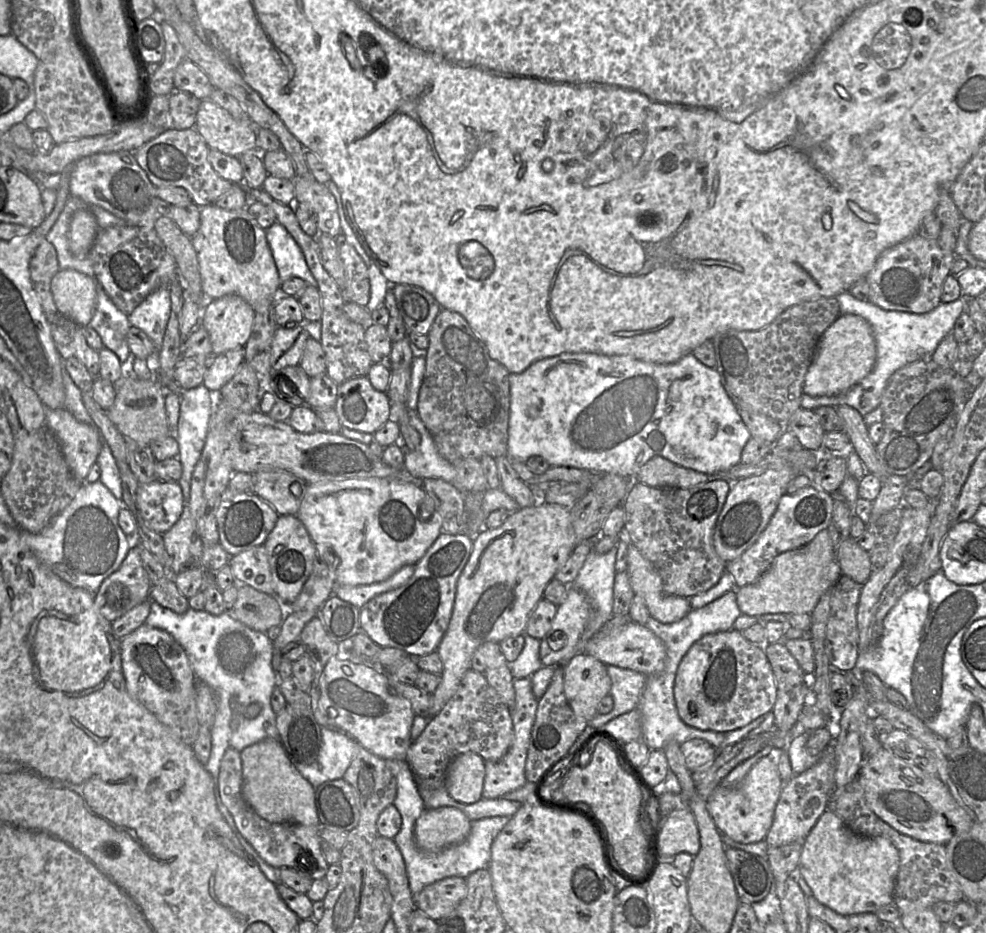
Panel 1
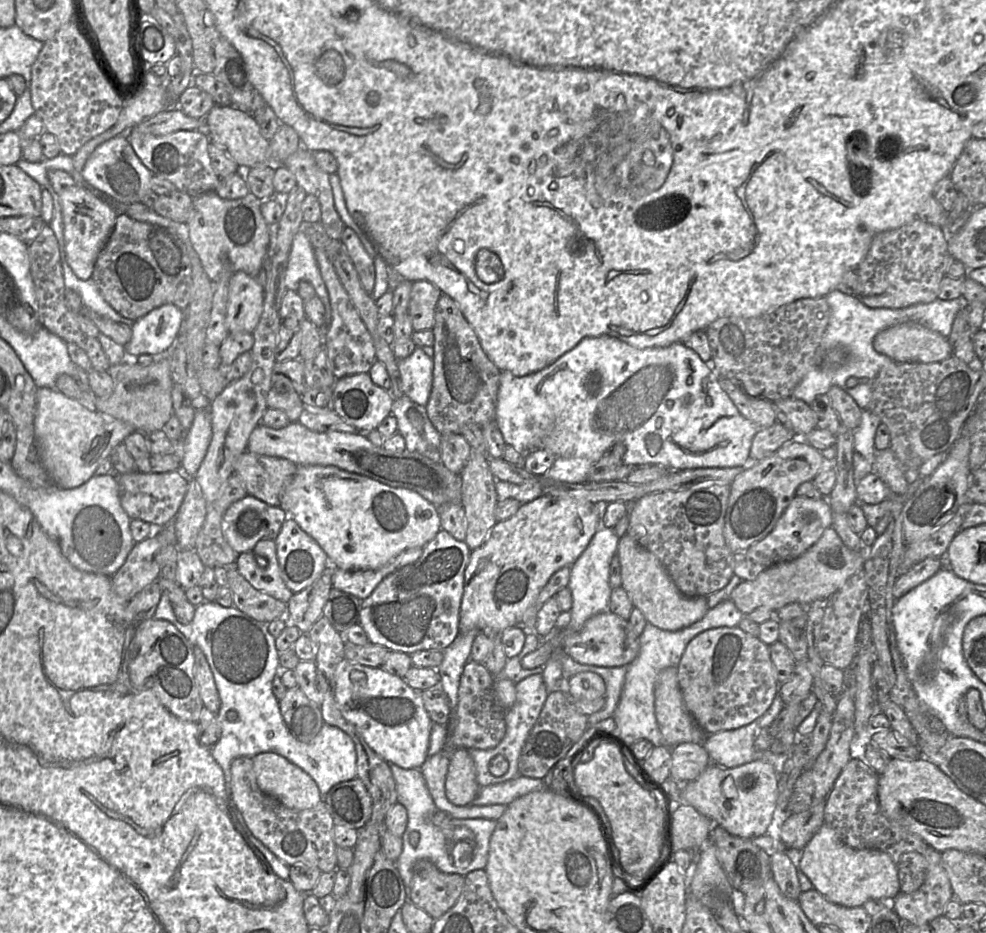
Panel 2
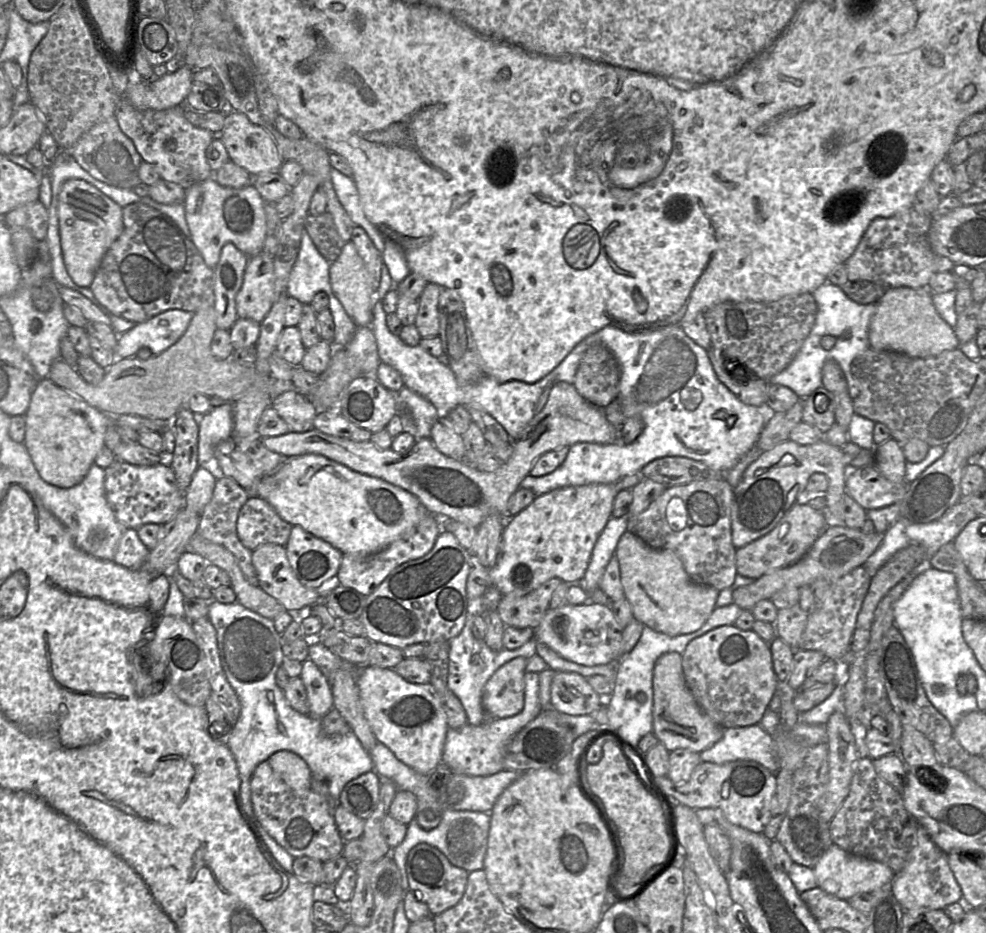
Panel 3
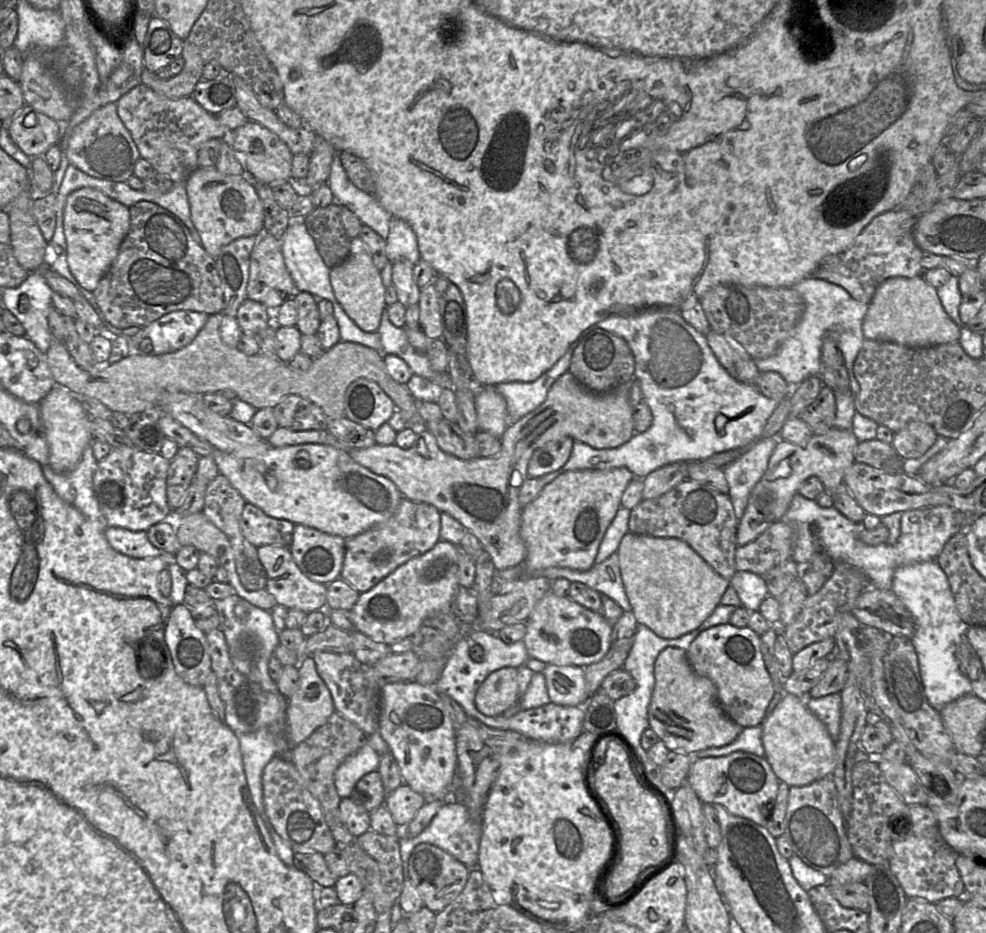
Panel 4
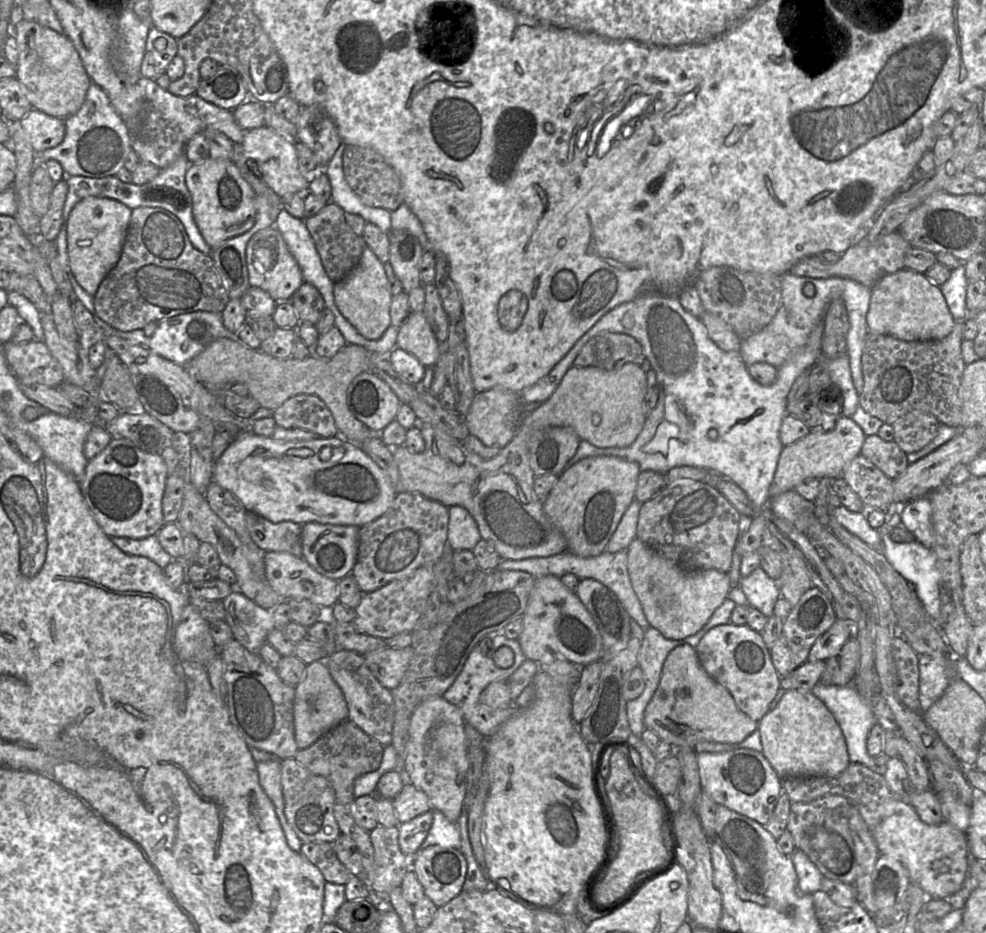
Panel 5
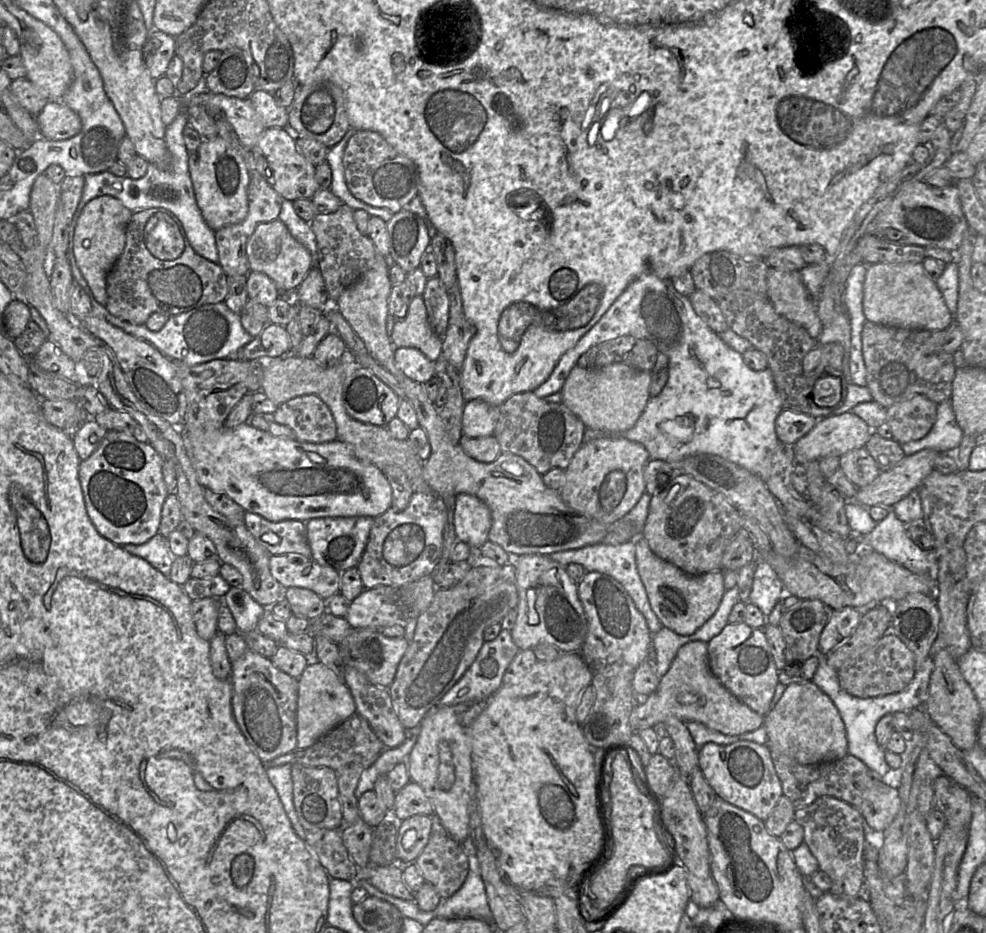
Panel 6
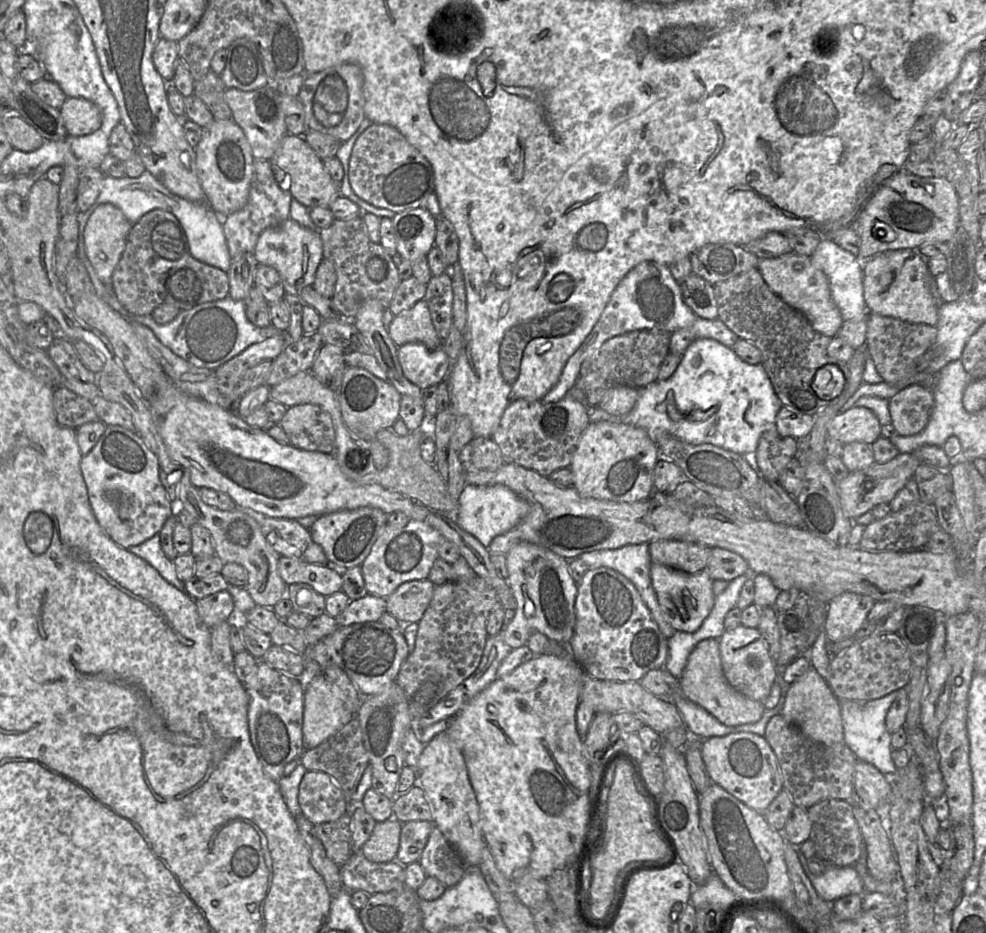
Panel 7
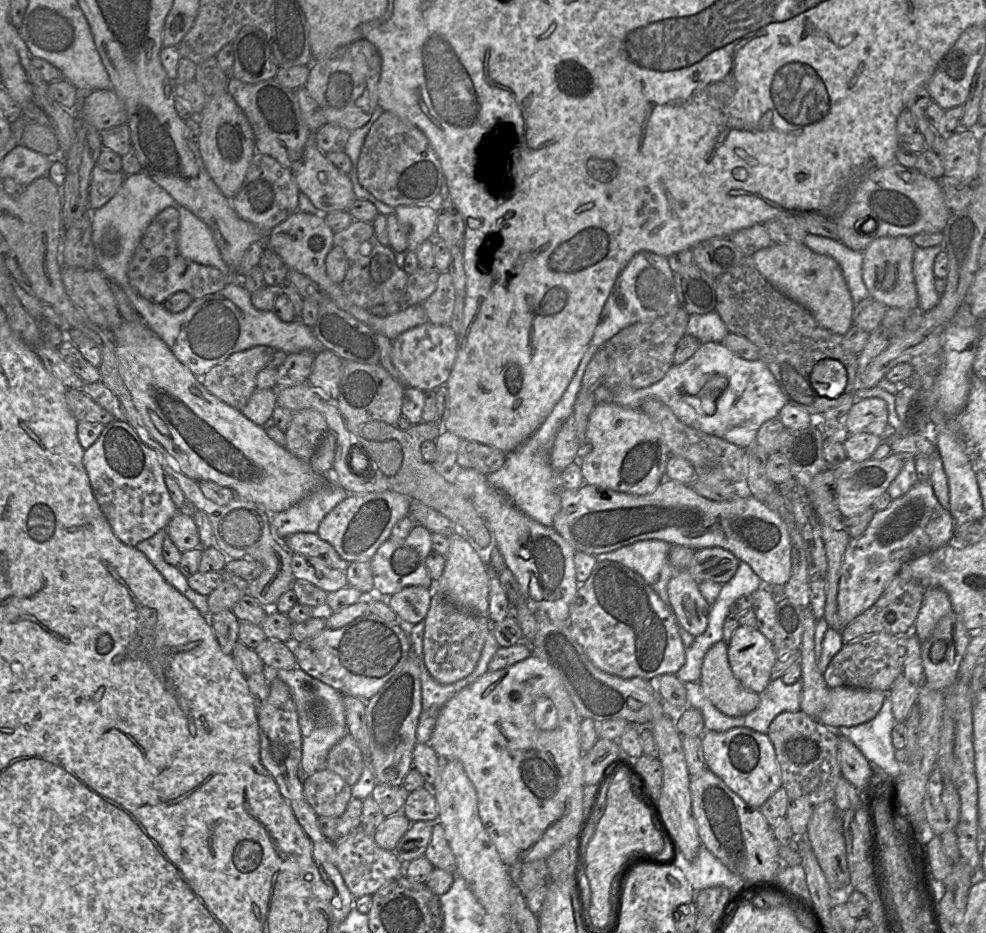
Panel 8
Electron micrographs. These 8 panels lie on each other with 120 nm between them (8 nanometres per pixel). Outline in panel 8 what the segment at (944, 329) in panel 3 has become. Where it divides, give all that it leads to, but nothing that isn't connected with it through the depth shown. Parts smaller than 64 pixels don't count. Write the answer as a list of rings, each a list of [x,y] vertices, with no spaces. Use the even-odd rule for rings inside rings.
[[[907,236],[880,237],[863,252],[862,278],[869,295],[887,308],[918,309],[918,294],[913,275],[915,246]]]

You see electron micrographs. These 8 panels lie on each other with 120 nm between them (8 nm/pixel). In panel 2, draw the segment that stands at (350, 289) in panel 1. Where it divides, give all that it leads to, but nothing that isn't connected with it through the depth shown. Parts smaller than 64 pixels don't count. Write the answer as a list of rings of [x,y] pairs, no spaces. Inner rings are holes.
[[[347,226],[344,228],[340,241],[353,261],[363,288],[371,296],[375,287],[376,275],[373,258],[368,254],[361,239],[352,228]]]

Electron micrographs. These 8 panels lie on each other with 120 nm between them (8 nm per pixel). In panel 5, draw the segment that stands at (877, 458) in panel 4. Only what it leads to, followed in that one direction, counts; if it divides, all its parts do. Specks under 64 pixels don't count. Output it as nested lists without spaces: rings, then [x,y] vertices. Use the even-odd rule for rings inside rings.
[[[878,434],[865,437],[860,454],[894,480],[907,469],[907,454],[894,440],[885,441]]]

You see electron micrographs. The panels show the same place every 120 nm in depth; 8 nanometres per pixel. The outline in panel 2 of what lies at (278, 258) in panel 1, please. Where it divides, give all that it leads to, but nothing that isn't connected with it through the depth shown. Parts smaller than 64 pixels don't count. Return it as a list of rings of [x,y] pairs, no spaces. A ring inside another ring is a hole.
[[[300,225],[300,230],[295,234],[291,250],[288,257],[285,271],[285,286],[287,290],[297,291],[299,282],[305,280],[310,282],[316,295],[321,299],[325,306],[325,325],[329,329],[332,321],[332,310],[329,294],[322,279],[313,246],[311,245],[306,233]]]

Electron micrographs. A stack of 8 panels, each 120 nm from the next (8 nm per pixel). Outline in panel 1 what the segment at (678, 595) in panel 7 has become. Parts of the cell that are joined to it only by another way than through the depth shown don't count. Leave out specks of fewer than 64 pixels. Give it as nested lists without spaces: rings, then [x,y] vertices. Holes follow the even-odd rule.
[[[629,543],[627,548],[627,573],[634,594],[643,598],[650,616],[659,622],[664,624],[677,622],[692,610],[689,598],[667,594],[663,590],[663,583],[659,573],[632,543]]]

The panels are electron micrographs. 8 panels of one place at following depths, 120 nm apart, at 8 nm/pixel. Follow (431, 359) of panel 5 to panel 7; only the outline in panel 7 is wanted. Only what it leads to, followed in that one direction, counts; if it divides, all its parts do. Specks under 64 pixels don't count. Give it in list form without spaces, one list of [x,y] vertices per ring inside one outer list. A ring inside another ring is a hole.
[[[424,299],[408,311],[394,316],[388,333],[397,347],[407,343],[421,343],[433,350],[441,347],[443,342],[434,328]]]

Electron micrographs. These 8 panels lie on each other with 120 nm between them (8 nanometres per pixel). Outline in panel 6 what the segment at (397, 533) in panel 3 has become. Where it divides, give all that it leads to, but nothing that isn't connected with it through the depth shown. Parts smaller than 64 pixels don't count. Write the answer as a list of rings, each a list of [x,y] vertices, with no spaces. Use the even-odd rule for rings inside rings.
[[[242,423],[234,428],[226,428],[224,426],[213,430],[211,432],[206,432],[200,439],[198,439],[198,441],[196,443],[188,443],[187,439],[185,438],[185,441],[187,443],[187,447],[188,447],[188,454],[192,463],[192,466],[195,470],[196,473],[196,478],[198,483],[203,486],[204,488],[209,488],[213,491],[217,491],[217,492],[221,492],[226,494],[230,499],[232,499],[234,502],[236,502],[237,504],[239,504],[245,511],[247,512],[251,512],[254,514],[258,514],[259,516],[265,518],[266,520],[269,520],[271,522],[280,522],[283,520],[299,520],[299,521],[303,521],[303,522],[307,522],[311,519],[316,519],[316,518],[326,518],[326,517],[331,517],[331,518],[335,518],[335,517],[360,517],[360,516],[367,516],[367,517],[372,517],[375,518],[377,516],[380,516],[381,514],[383,514],[386,510],[388,510],[391,505],[392,505],[392,489],[386,479],[386,477],[384,476],[383,472],[376,466],[371,465],[371,464],[365,464],[361,461],[359,461],[355,455],[353,454],[351,448],[344,442],[336,439],[332,442],[327,442],[327,443],[320,443],[320,444],[315,444],[315,443],[306,443],[306,442],[301,442],[297,439],[288,439],[288,438],[279,438],[276,436],[273,436],[272,434],[270,434],[268,431],[261,431],[258,430],[254,427],[252,427],[249,423]]]

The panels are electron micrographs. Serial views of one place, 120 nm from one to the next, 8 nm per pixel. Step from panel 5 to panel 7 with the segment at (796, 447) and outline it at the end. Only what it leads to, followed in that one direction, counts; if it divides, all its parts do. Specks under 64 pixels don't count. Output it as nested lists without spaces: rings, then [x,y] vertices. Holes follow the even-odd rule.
[[[856,407],[839,413],[828,425],[828,437],[843,445],[852,442],[873,444],[881,437],[881,424],[868,408]]]

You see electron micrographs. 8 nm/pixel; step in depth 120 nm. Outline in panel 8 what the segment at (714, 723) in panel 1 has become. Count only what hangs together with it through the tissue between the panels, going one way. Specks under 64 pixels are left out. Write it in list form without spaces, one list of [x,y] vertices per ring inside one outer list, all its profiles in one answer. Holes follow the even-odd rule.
[[[739,626],[727,644],[728,661],[734,676],[749,690],[760,694],[771,681],[771,670],[776,662],[772,643],[756,628]]]

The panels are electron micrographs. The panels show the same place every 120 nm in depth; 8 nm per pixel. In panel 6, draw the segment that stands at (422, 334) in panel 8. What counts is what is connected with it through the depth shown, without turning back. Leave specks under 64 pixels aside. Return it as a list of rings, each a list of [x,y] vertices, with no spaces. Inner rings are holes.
[[[415,348],[395,349],[396,366],[411,380],[425,384],[436,375],[436,365]]]

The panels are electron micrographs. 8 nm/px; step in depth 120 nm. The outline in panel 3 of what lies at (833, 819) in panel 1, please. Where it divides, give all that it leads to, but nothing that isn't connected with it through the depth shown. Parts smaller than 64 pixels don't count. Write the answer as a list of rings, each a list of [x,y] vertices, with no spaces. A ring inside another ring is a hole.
[[[834,843],[823,853],[813,867],[813,872],[819,888],[842,900],[848,900],[859,893],[872,893],[891,884],[896,875],[886,864],[849,853]]]

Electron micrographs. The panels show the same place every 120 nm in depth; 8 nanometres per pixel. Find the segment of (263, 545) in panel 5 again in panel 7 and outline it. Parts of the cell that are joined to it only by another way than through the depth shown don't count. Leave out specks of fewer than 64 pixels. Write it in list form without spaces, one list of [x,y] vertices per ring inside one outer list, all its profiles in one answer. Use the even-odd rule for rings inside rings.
[[[250,509],[244,511],[257,521],[267,542],[279,555],[313,564],[328,564],[323,549],[313,541],[309,529],[296,519],[267,517]]]

